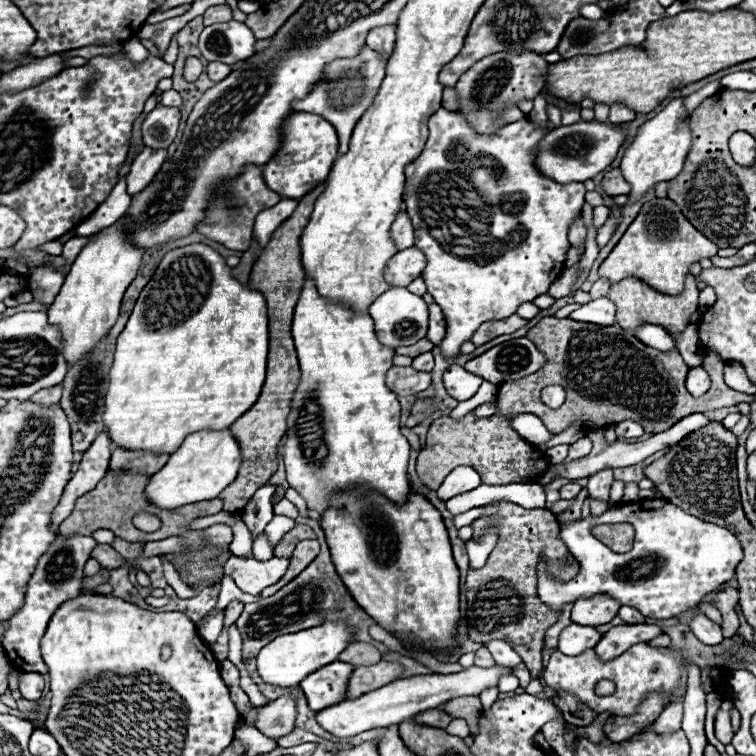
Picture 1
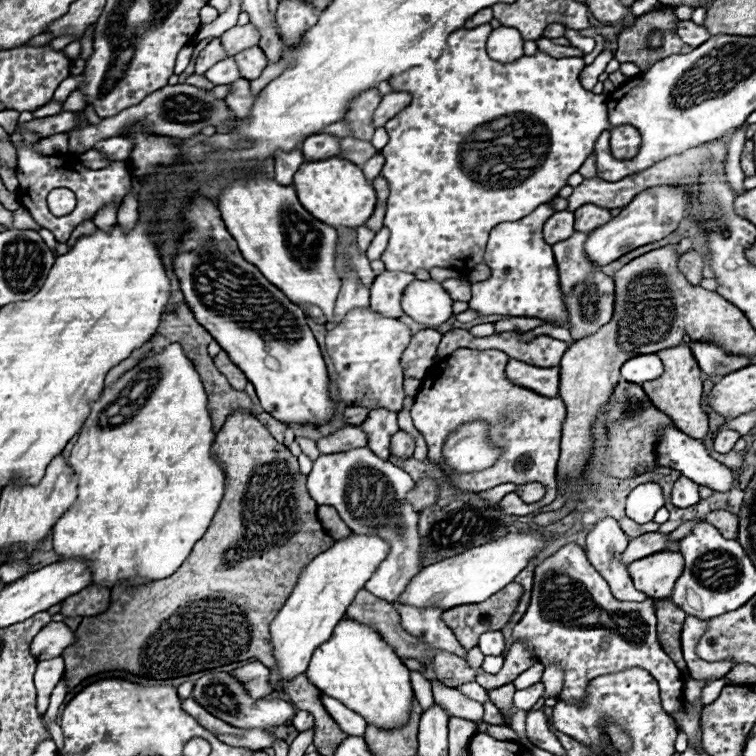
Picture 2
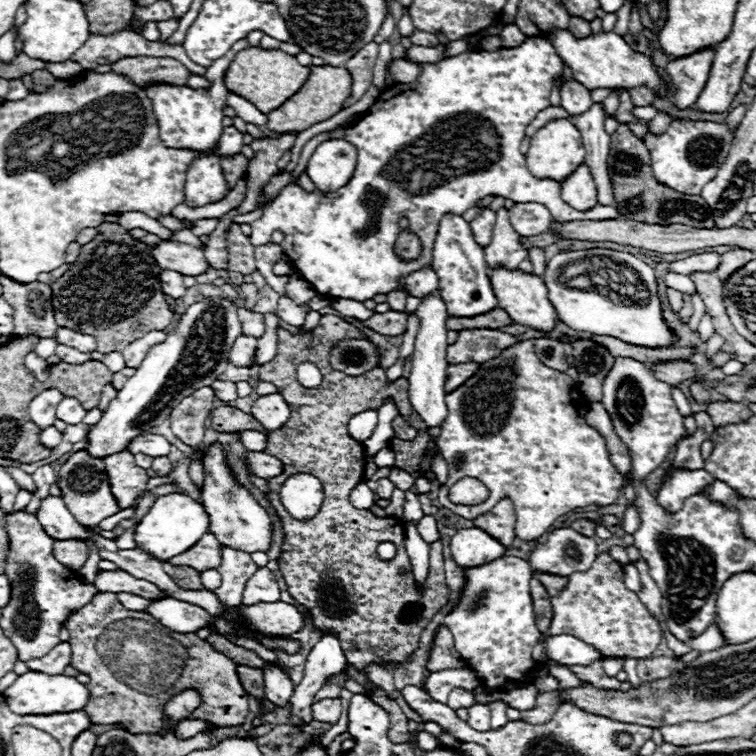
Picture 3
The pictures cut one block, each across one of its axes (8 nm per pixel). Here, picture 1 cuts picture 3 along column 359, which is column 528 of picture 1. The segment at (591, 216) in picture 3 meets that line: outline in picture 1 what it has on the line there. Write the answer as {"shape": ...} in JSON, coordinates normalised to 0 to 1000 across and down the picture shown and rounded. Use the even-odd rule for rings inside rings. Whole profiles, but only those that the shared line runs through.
{"shape":[[[582,143],[566,169],[569,183],[558,204],[537,220],[534,267],[548,299],[550,328],[566,339],[558,368],[590,423],[590,442],[579,460],[587,474],[601,474],[635,429],[672,421],[690,399],[704,399],[725,386],[746,357],[754,328],[751,302],[767,283],[775,251],[770,241],[735,243],[706,222],[709,190],[728,175],[728,167],[712,169],[701,159],[685,159],[664,167],[653,180],[632,180],[619,169],[614,153]]]}

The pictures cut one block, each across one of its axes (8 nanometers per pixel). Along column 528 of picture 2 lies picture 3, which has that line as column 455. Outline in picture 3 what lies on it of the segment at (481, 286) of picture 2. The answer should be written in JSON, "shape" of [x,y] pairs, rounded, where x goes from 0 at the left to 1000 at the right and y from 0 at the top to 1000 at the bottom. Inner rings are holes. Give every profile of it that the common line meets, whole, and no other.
{"shape":[[[590,283],[582,291],[579,312],[574,320],[574,347],[579,362],[579,386],[590,402],[590,410],[601,421],[624,421],[648,413],[659,405],[646,368],[646,349],[640,344],[640,328],[627,320],[622,296],[606,283]]]}

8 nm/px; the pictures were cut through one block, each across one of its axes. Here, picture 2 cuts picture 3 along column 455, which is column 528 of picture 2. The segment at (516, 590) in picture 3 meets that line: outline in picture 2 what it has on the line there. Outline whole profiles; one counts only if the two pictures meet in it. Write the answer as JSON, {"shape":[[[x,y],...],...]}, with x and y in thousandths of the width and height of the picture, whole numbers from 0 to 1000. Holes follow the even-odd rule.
{"shape":[[[759,717],[743,722],[733,735],[709,749],[701,802],[677,836],[680,847],[693,847],[693,854],[704,857],[712,876],[720,881],[741,876],[746,884],[746,913],[741,915],[741,926],[767,926],[778,902],[788,894],[852,884],[873,905],[876,934],[884,944],[894,942],[905,929],[905,899],[899,899],[899,886],[868,844],[862,791],[852,796],[815,794],[799,765],[778,743],[772,725]]]}

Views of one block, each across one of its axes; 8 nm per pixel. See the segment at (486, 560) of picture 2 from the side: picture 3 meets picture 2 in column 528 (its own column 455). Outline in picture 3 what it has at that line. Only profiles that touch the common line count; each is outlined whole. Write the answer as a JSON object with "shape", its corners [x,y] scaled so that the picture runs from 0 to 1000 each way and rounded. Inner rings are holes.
{"shape":[[[608,698],[595,714],[595,733],[606,749],[638,749],[661,735],[667,735],[669,725],[656,712],[651,712],[638,698]]]}

